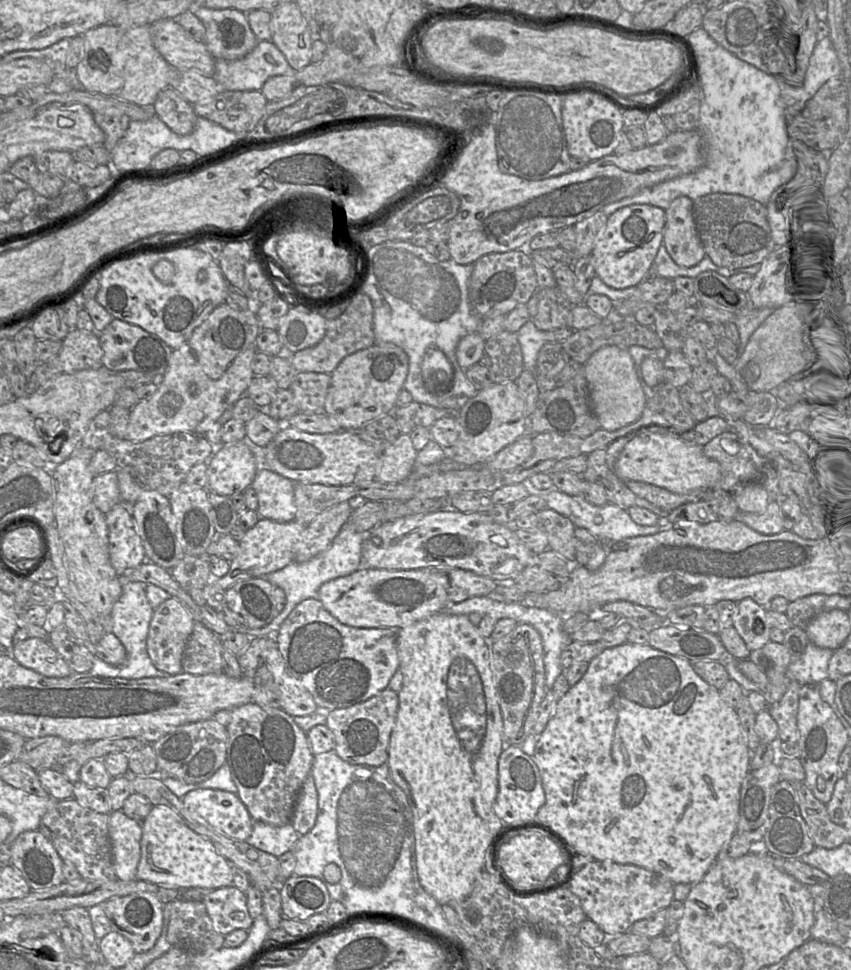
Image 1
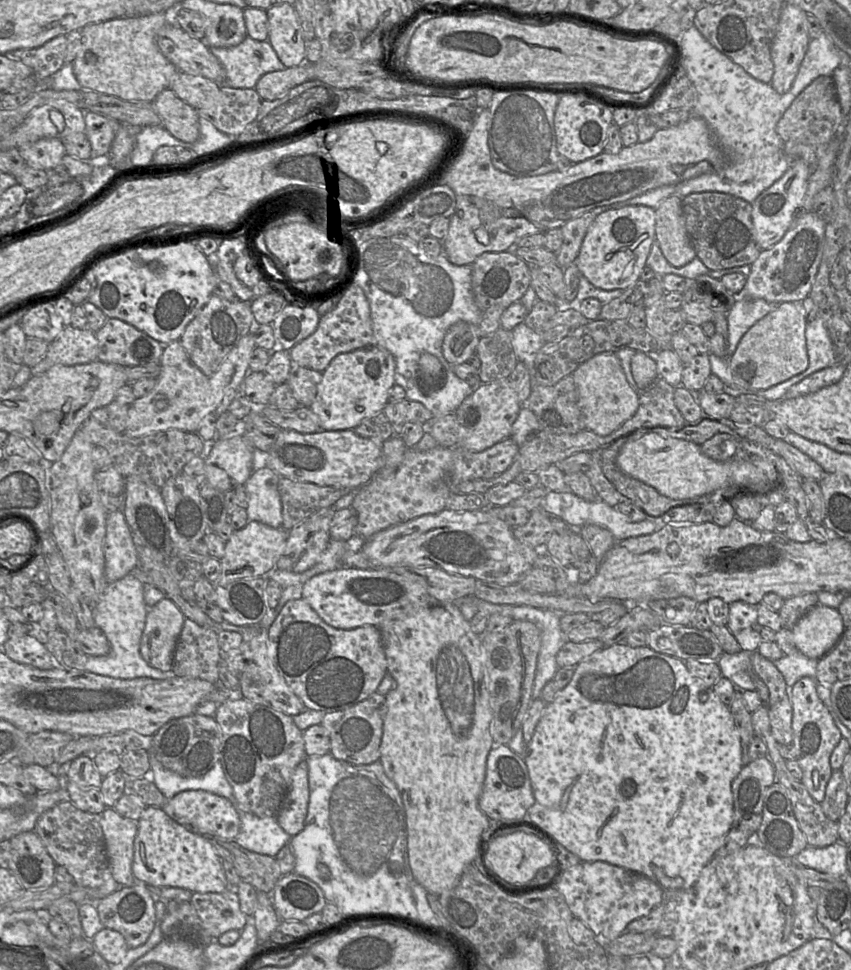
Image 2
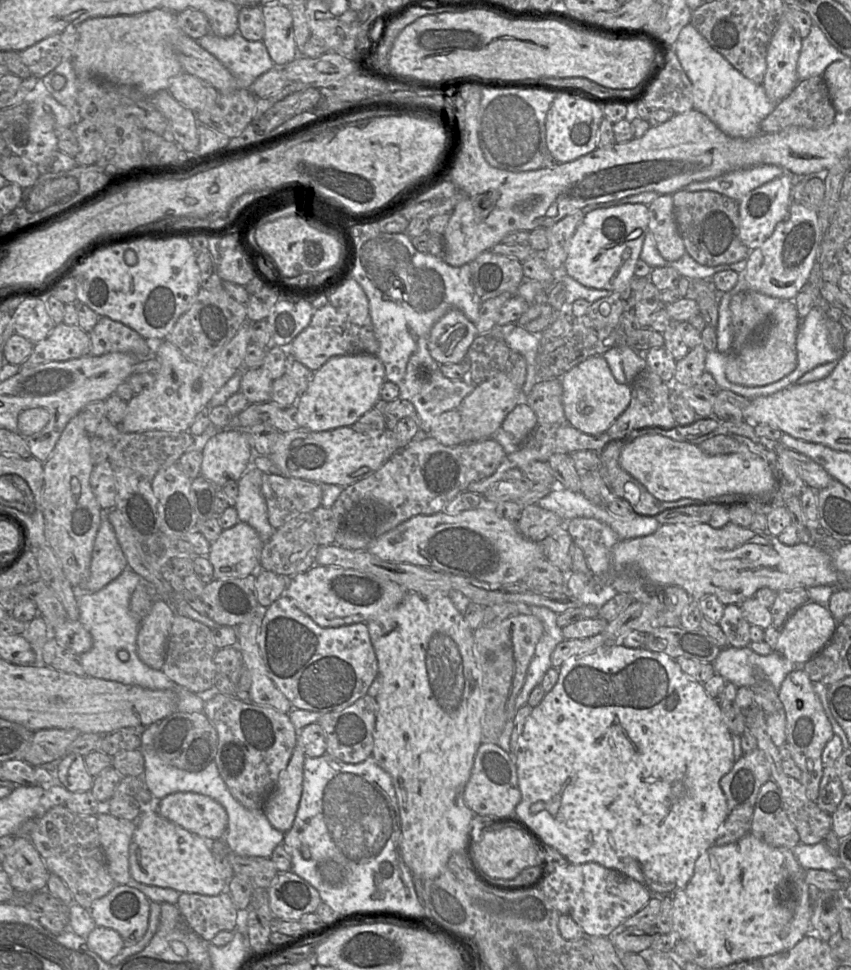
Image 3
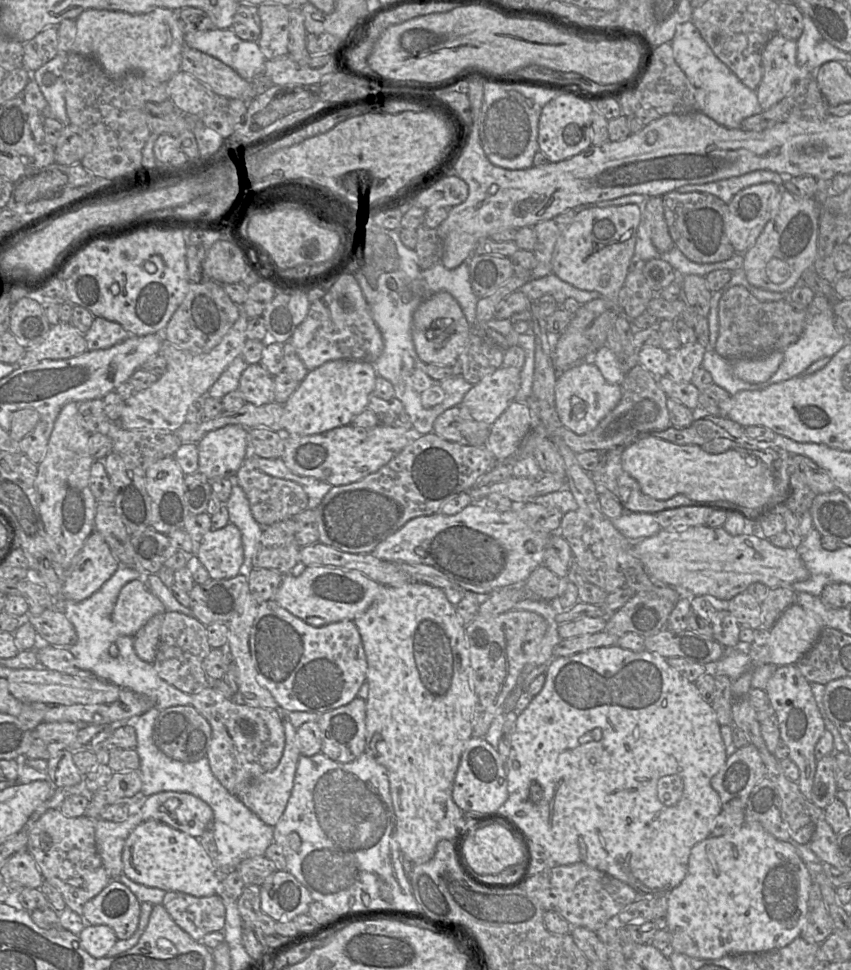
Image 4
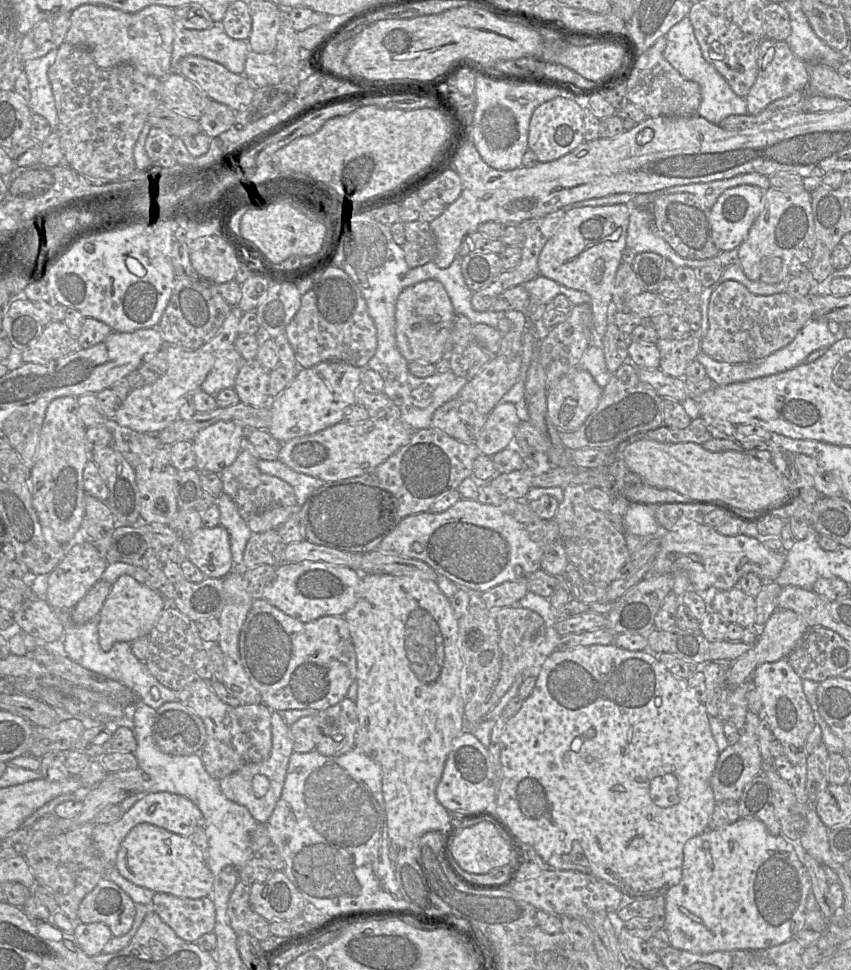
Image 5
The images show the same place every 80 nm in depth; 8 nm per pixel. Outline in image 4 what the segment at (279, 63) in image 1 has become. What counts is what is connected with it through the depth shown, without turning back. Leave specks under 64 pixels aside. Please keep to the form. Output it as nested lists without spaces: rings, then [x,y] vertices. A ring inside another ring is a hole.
[[[231,29],[185,33],[184,44],[218,59],[247,81],[264,73],[266,58],[258,43],[240,39]]]

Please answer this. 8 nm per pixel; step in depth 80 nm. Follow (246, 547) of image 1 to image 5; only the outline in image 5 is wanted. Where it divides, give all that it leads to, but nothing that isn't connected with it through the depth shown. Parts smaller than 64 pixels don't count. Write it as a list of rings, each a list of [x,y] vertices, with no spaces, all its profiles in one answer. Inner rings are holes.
[[[221,525],[201,527],[187,541],[187,560],[199,568],[206,578],[224,579],[235,569],[229,533]]]

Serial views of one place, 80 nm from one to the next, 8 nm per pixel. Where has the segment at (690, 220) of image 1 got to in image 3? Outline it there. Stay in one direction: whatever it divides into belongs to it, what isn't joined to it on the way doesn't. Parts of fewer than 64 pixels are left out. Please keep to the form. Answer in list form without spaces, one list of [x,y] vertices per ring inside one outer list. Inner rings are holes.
[[[660,194],[648,206],[648,230],[652,233],[657,249],[667,261],[676,261],[686,254],[673,212],[671,194]]]

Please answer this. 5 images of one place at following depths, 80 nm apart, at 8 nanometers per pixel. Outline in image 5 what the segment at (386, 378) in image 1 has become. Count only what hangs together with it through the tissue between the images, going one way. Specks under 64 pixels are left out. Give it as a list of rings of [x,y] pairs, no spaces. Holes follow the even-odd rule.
[[[322,362],[307,369],[300,369],[290,385],[269,402],[271,424],[268,432],[280,443],[294,438],[318,433],[340,423],[344,419],[346,408],[355,404],[355,390],[360,387],[361,368],[341,362]]]

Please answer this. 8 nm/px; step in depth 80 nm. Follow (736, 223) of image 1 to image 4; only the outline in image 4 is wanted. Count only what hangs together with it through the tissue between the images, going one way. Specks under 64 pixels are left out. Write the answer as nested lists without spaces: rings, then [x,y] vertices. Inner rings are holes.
[[[677,191],[663,195],[662,199],[665,221],[674,246],[689,260],[715,263],[728,260],[736,253],[729,239],[729,208],[723,200],[709,193]]]

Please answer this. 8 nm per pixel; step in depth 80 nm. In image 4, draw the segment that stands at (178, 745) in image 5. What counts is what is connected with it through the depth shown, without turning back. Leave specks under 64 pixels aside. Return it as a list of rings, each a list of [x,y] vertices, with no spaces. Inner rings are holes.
[[[173,706],[159,711],[154,723],[153,741],[167,757],[182,761],[196,762],[206,757],[212,737],[209,722],[193,706]]]

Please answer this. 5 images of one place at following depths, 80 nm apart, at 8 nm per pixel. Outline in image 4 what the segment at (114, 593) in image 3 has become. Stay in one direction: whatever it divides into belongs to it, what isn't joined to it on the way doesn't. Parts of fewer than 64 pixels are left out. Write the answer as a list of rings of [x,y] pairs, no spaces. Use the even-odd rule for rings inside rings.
[[[120,563],[115,573],[98,591],[79,602],[63,600],[60,610],[73,624],[77,633],[77,642],[69,648],[69,651],[78,661],[78,665],[92,672],[103,681],[108,681],[121,688],[131,690],[138,695],[147,697],[152,702],[153,707],[161,711],[173,706],[190,705],[191,695],[168,684],[159,677],[152,664],[141,660],[133,647],[134,638],[132,636],[118,636],[118,630],[115,628],[111,618],[123,586],[132,580],[138,580],[148,588],[149,575],[145,571]],[[112,644],[115,644],[118,649],[116,657],[112,657],[109,653]]]

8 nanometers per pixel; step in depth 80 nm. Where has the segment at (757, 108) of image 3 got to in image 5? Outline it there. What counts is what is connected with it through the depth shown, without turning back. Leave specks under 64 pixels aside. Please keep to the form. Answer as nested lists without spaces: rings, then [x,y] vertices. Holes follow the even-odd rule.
[[[686,16],[665,35],[667,40],[663,52],[664,58],[683,76],[695,81],[701,89],[701,102],[697,115],[705,118],[713,124],[720,124],[723,119],[730,115],[747,114],[745,97],[738,96],[733,92],[726,79],[702,56],[700,45],[695,37],[690,19]]]

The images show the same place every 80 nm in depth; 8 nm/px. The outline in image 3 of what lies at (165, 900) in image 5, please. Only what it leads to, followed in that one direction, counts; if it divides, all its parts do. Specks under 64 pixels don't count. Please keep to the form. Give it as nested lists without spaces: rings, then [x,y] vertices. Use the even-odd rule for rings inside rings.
[[[227,891],[216,896],[180,893],[176,906],[187,926],[205,941],[211,942],[220,931],[235,931],[236,929],[238,909]]]

